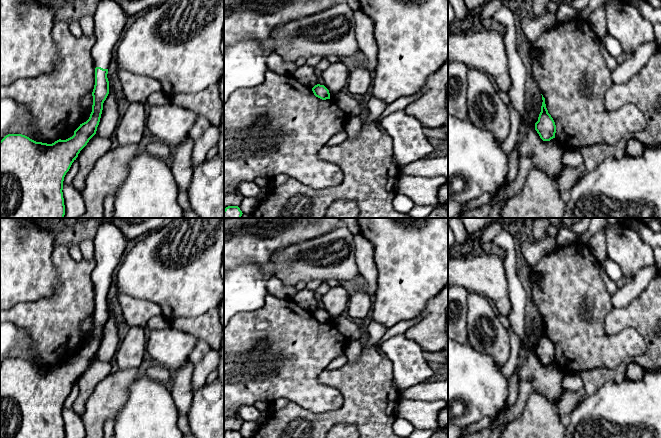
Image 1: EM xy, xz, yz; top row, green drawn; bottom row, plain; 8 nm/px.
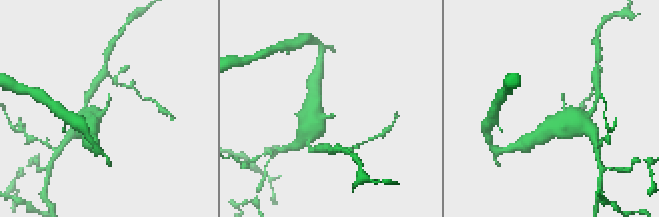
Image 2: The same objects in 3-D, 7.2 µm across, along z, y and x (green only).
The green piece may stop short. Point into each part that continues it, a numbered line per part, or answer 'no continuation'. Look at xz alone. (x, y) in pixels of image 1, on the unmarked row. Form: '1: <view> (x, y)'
no continuation

